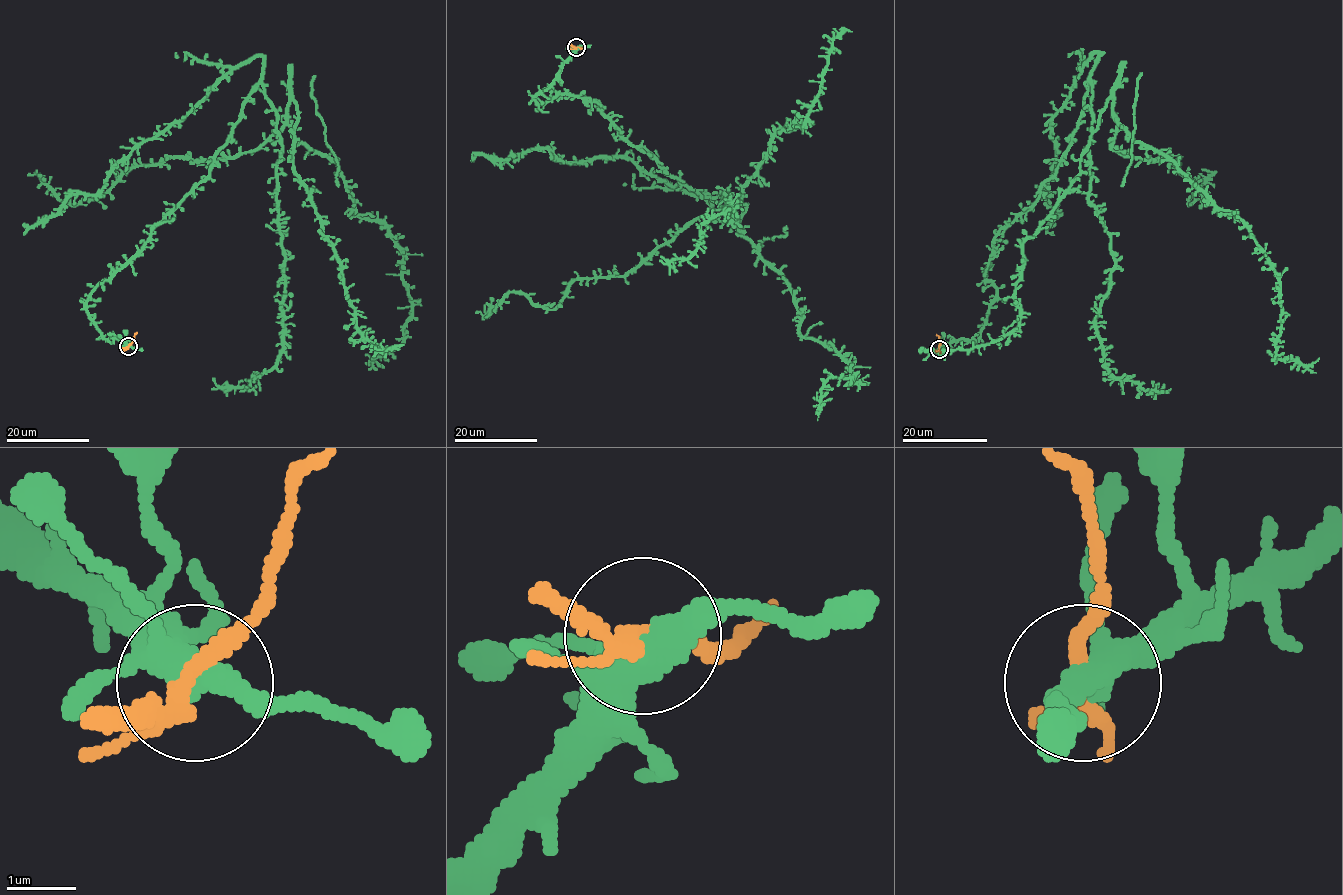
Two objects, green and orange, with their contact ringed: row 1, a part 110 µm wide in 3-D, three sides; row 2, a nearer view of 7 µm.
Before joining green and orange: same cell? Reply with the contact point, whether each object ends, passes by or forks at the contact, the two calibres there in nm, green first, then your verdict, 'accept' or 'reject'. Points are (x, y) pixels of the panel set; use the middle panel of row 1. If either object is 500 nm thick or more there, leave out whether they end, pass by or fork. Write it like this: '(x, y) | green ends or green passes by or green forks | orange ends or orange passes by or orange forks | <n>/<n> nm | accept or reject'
(576, 47) | green forks | orange forks | 360/200 nm | reject

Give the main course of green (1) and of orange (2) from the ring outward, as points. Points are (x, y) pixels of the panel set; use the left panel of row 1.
1: (128, 347), (87, 298), (257, 87), (279, 163), (291, 99), (403, 255), (412, 316), (369, 355)
2: (128, 347), (137, 332)

